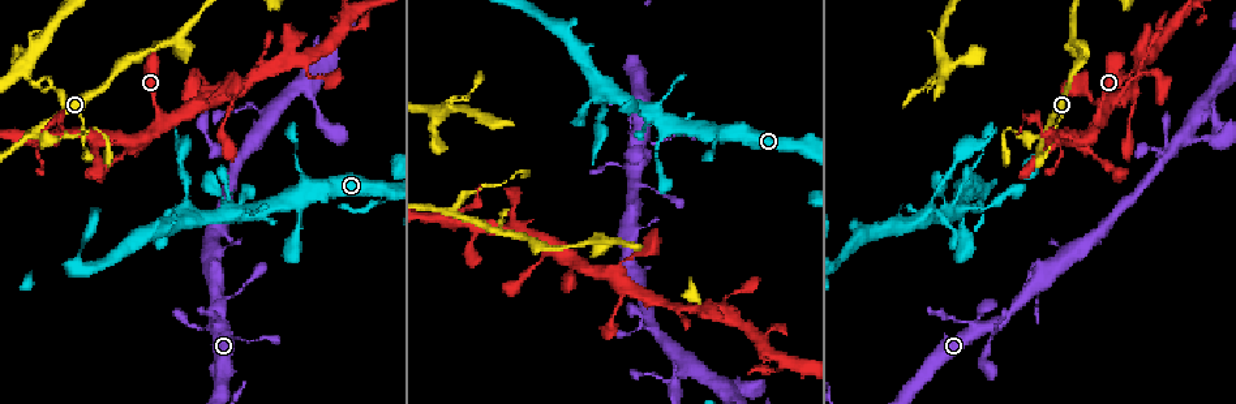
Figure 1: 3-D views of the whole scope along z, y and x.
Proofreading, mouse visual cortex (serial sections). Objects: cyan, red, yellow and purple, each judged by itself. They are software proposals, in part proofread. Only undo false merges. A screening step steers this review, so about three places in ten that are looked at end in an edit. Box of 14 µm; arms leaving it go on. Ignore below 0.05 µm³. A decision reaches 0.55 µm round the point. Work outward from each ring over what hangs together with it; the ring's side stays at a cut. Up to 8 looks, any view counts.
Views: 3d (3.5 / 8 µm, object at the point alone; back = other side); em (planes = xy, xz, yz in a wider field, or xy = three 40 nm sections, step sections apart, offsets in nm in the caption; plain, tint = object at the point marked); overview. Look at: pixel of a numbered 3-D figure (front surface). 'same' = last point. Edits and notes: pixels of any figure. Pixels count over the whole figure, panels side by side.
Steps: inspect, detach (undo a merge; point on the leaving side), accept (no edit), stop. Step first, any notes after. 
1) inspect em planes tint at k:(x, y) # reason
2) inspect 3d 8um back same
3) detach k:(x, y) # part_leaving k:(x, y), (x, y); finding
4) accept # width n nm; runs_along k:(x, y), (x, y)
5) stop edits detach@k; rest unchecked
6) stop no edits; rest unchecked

inspect 3d 3.5um at 1:(456, 214) # arms part here

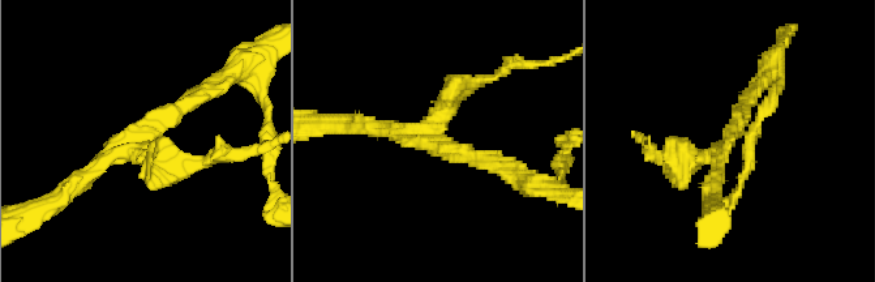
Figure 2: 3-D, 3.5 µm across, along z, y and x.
inspect em xy step 5 tint at 2:(141, 142) # arms 3; arm_widths 200, 200, 300 nm; now the EM

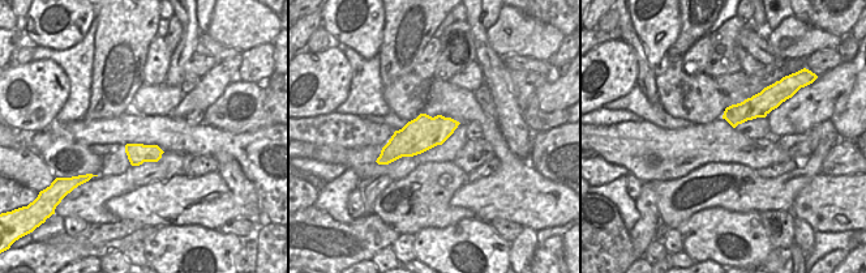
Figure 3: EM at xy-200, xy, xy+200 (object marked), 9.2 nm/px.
detach 2:(183, 174) # a second cell is stuck on

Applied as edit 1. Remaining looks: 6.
inspect 3d 3.5um at 1:(1129, 90) # thin arm on a thick one

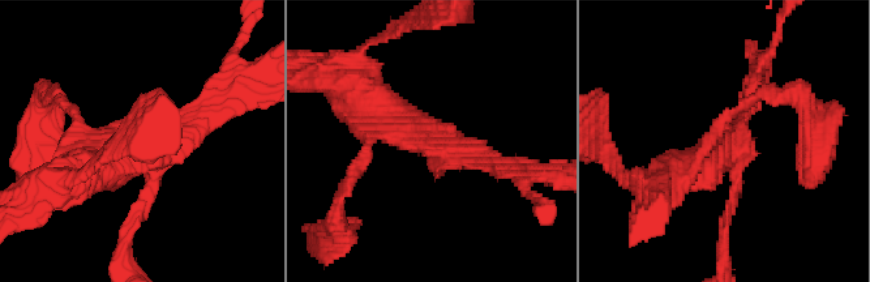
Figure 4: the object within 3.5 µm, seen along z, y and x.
inspect em xy step 5 tint at 4:(440, 146) # now the EM

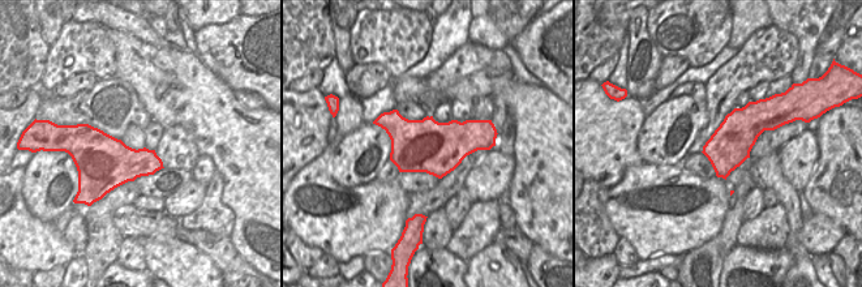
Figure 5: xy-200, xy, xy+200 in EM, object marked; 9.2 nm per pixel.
inspect em xy step 1 tint same

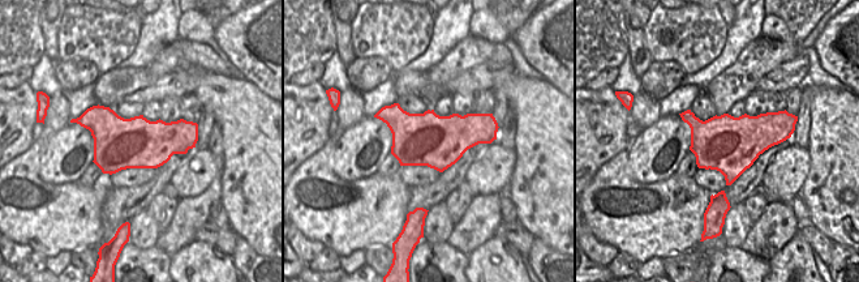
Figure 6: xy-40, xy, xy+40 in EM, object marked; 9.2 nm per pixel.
accept # runs_along 4:(371, 98), (446, 152), (511, 167); all the same cell

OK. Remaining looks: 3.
inspect 3d 8um back at 1:(961, 207) # three-way junction

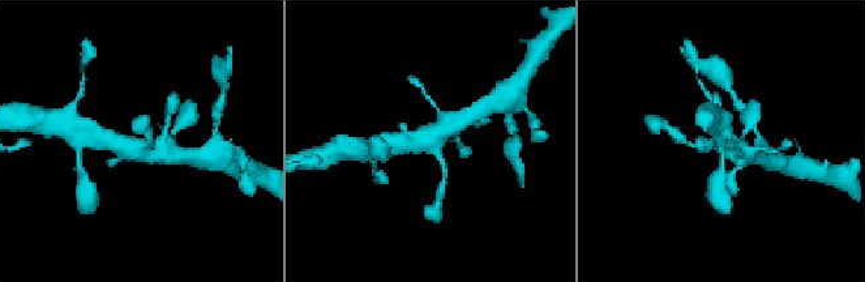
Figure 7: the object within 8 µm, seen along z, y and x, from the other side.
inspect em xy step 1 tint at 7:(138, 147) # need the tissue

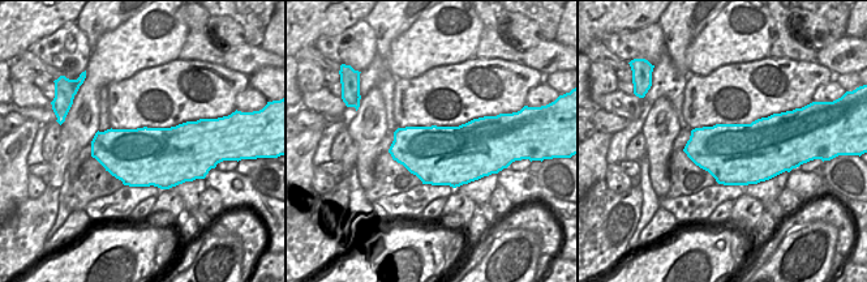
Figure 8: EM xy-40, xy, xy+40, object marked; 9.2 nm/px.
accept # runs_along 7:(392, 148), (418, 144), (458, 123); all the same cell

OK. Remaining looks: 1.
stop edits detach@2; rest unchecked

